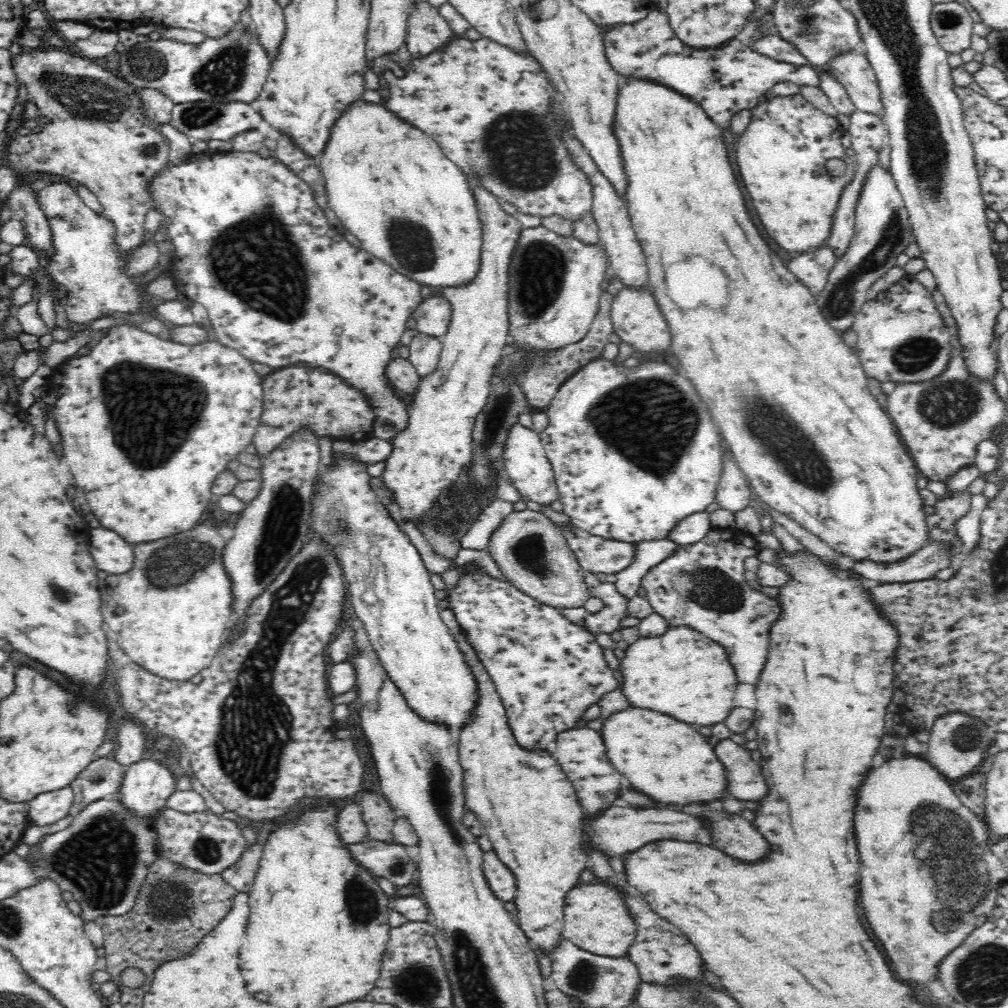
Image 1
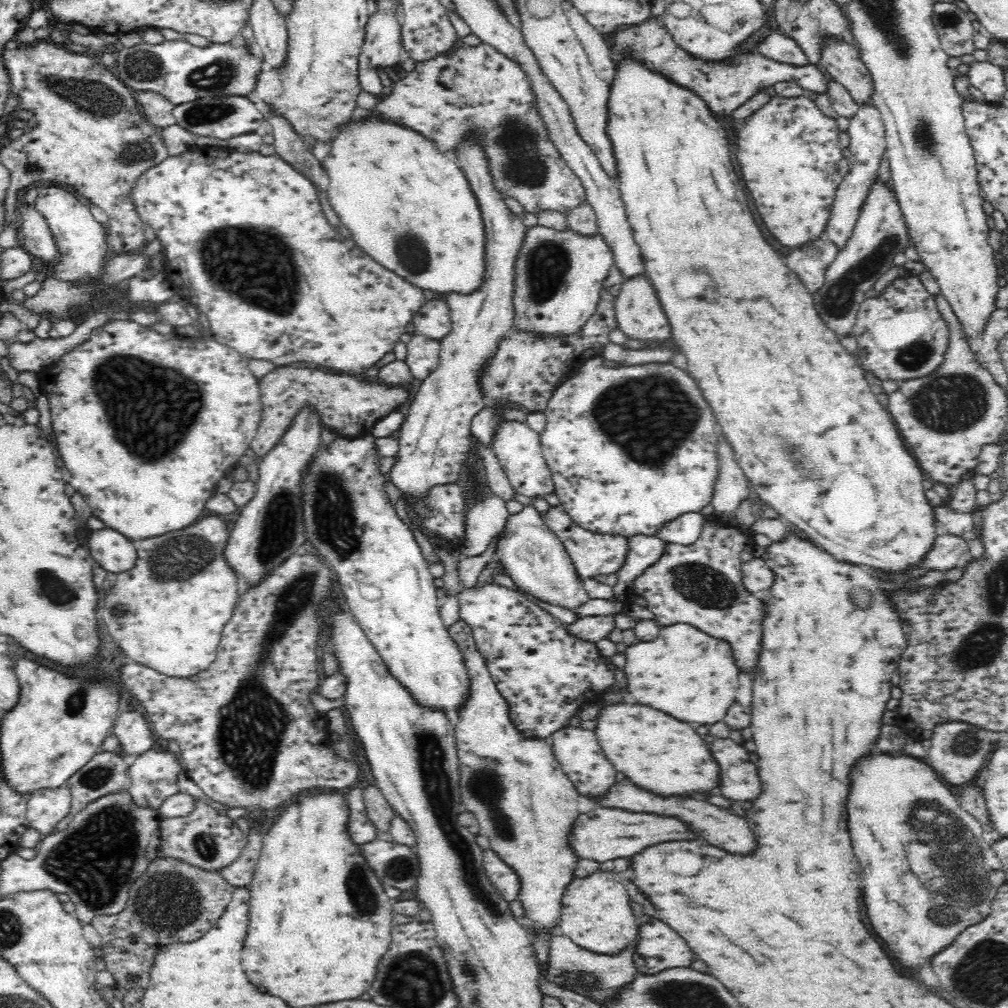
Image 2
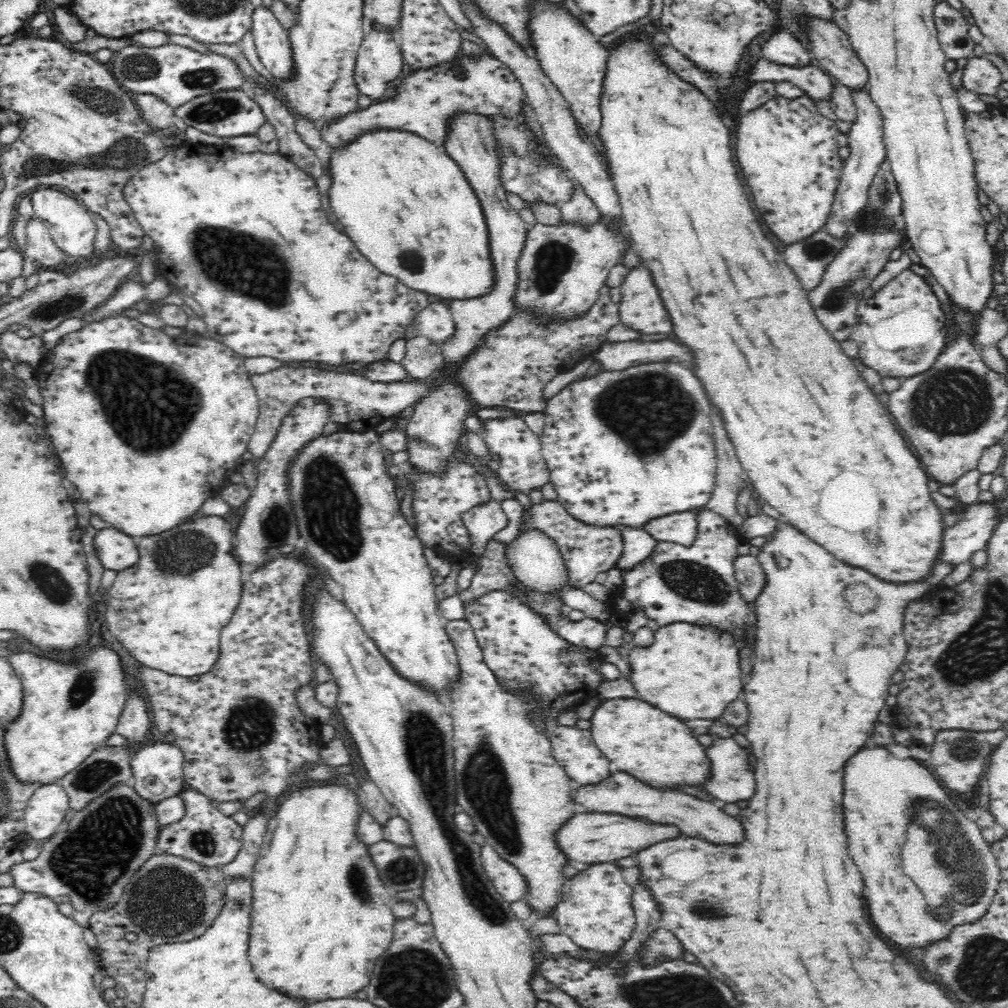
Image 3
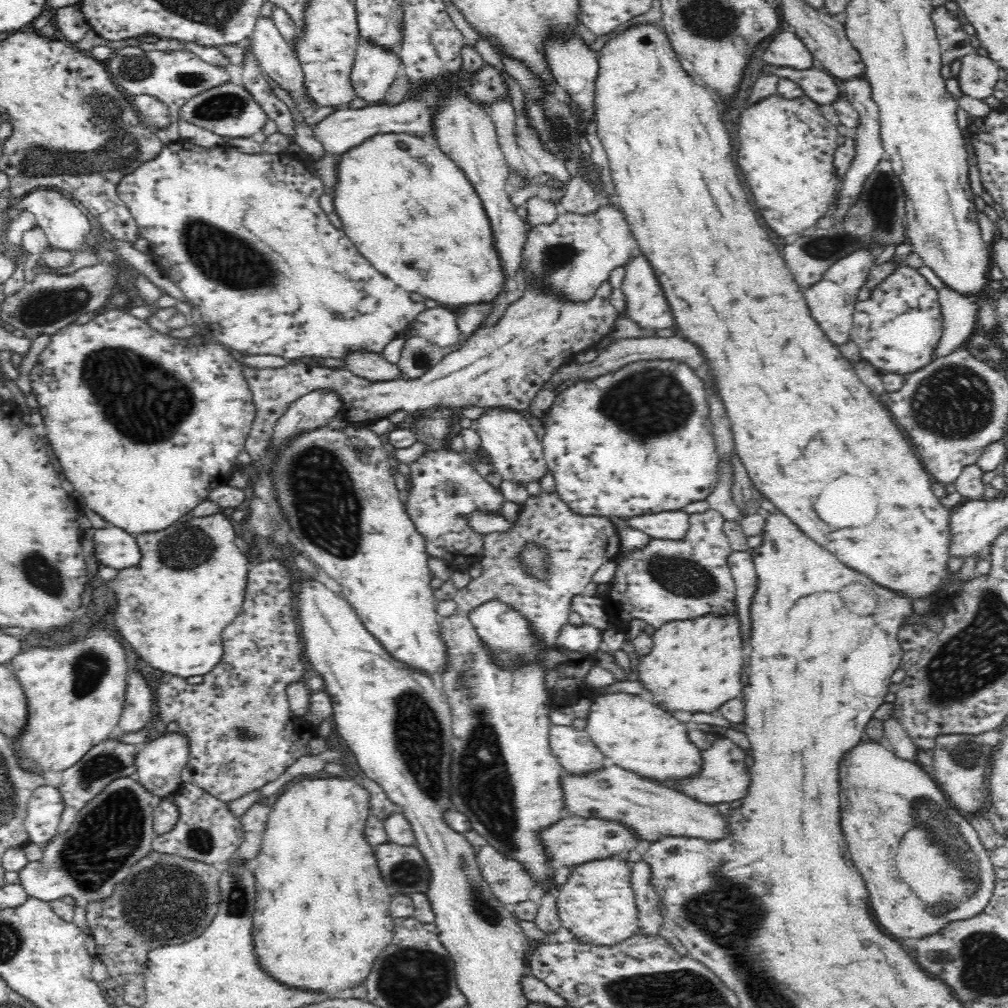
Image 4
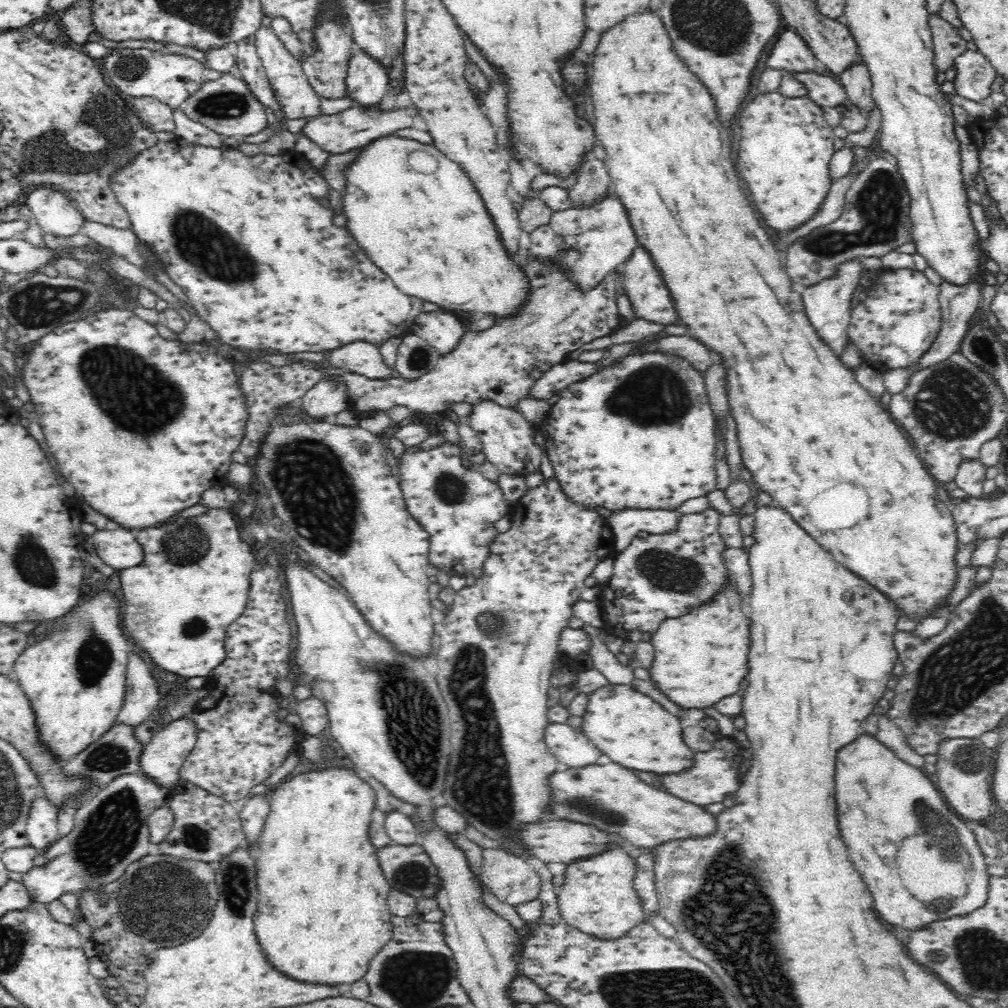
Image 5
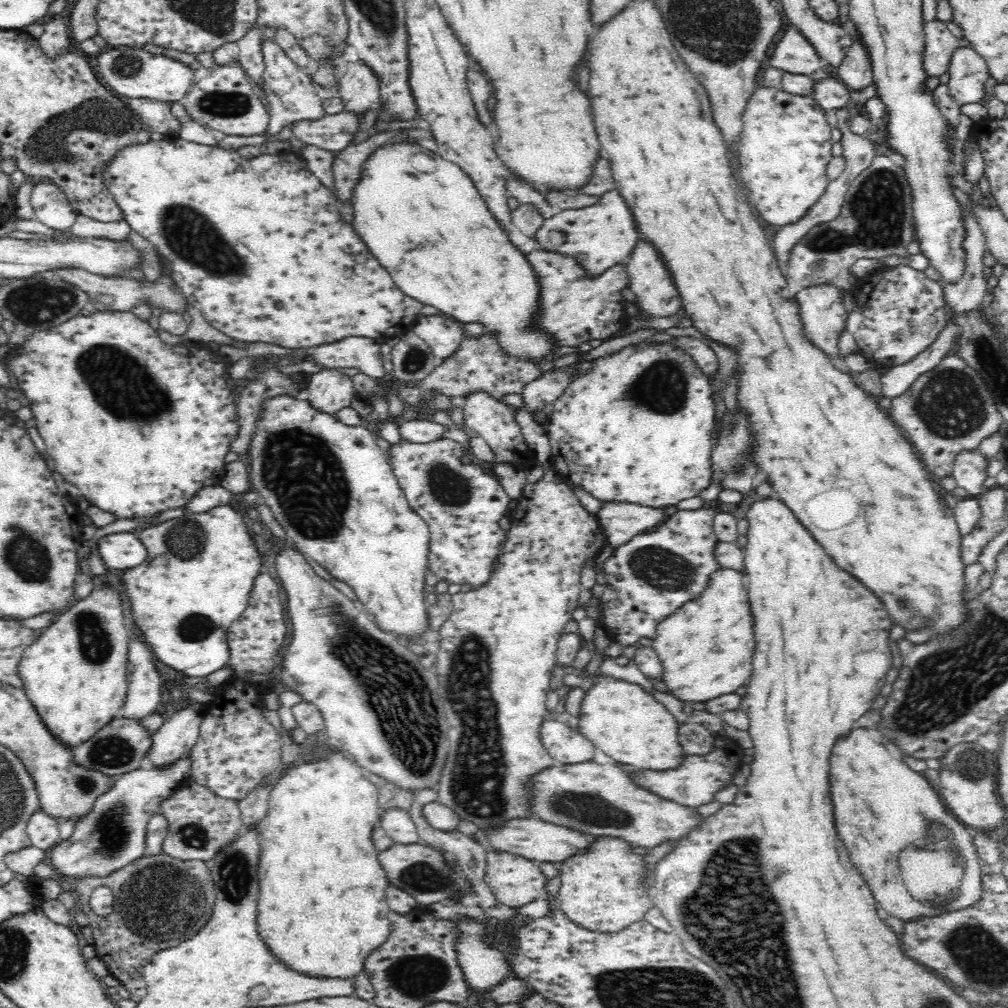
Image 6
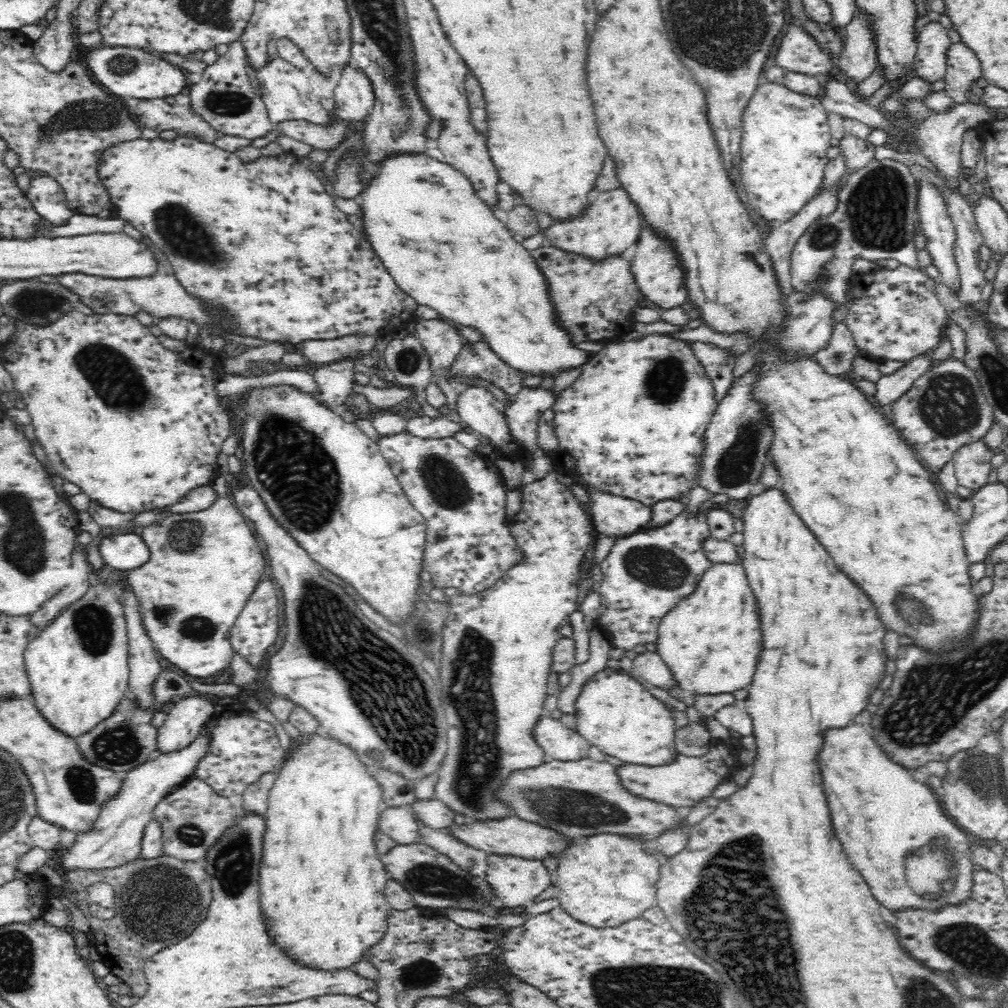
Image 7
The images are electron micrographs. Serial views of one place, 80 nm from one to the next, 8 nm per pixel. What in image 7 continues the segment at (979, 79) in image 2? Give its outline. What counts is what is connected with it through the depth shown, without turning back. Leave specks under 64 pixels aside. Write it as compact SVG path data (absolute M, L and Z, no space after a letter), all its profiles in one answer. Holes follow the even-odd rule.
M951 42L946 49L945 91L956 103L974 99L970 86L981 78L981 64L971 48Z

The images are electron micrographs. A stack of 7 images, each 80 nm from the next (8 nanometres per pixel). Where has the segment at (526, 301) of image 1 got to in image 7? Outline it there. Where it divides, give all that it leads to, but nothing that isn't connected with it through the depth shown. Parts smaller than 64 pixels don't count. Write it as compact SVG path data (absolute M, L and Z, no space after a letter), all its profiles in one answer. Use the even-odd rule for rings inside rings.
M620 186L596 193L584 216L566 223L554 223L545 229L544 234L548 240L552 240L553 246L598 260L614 253L623 253L629 246L635 244L645 224L633 197Z

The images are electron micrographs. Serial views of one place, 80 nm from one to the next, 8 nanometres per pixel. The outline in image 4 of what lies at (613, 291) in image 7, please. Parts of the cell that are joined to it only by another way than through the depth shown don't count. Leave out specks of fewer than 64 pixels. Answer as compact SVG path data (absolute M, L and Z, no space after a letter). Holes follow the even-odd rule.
M529 270L525 275L526 288L524 296L512 302L506 313L492 327L482 326L476 332L470 333L461 340L453 351L446 354L434 367L422 376L415 379L390 379L385 381L371 381L355 375L346 369L331 369L328 367L308 368L306 364L290 364L284 368L256 368L256 366L243 366L242 376L248 385L251 402L255 410L254 420L250 426L250 434L243 444L244 452L248 452L252 461L265 457L271 447L274 428L278 419L288 410L290 404L302 398L307 392L316 389L334 389L340 393L344 410L341 412L351 426L360 428L376 428L378 423L386 421L387 417L397 410L407 414L418 412L426 414L436 408L454 408L460 406L503 407L509 410L527 413L532 400L538 391L543 388L546 379L553 370L574 360L582 349L596 348L597 344L615 330L614 324L620 313L612 306L610 295L612 286L605 280L594 298L588 301L570 300L565 294L558 294L549 289L548 285L538 285Z

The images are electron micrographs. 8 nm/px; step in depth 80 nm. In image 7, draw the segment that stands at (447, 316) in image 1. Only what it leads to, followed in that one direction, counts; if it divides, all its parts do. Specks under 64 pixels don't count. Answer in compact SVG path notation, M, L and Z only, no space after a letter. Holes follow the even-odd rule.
M443 320L416 321L413 333L421 340L422 348L427 353L432 378L444 390L446 406L456 410L458 394L466 384L448 380L448 372L466 343L459 328Z

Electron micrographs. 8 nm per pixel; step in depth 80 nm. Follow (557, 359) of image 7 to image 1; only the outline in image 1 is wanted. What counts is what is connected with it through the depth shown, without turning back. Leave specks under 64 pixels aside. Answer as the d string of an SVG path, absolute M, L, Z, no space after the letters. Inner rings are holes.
M363 99L356 100L350 104L350 108L345 112L337 124L334 124L329 143L322 151L322 158L319 164L322 174L326 179L325 194L327 195L327 207L330 208L358 240L364 250L386 262L388 266L396 268L398 274L404 274L414 282L421 283L422 287L432 286L432 288L459 288L466 287L474 282L480 272L483 232L482 223L479 217L478 205L473 195L470 178L462 172L462 168L450 160L438 143L421 130L414 128L411 124L399 119L396 115L388 112L381 103L366 102Z

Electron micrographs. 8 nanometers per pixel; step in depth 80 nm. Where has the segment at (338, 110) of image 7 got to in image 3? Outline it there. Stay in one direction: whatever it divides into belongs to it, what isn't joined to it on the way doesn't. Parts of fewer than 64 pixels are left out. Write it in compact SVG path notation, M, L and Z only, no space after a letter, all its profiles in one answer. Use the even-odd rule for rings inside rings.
M376 30L364 32L363 41L358 47L355 60L353 81L356 89L374 102L381 100L388 88L392 90L401 84L401 70L404 66L402 62L403 58L394 39L394 33Z

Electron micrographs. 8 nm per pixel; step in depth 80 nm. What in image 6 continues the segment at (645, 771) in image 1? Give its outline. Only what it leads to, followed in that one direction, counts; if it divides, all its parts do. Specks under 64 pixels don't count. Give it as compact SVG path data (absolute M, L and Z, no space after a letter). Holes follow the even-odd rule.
M596 674L595 681L585 690L580 701L578 717L576 730L595 748L604 750L618 762L636 768L678 768L674 764L680 764L678 760L683 759L677 737L679 723L642 685Z

